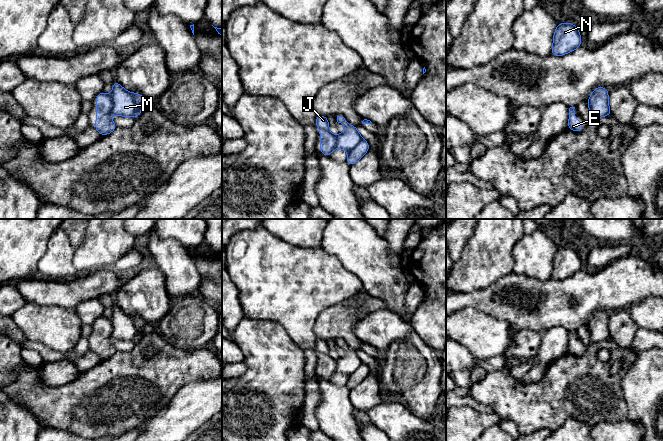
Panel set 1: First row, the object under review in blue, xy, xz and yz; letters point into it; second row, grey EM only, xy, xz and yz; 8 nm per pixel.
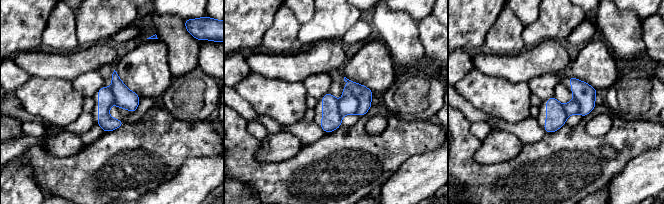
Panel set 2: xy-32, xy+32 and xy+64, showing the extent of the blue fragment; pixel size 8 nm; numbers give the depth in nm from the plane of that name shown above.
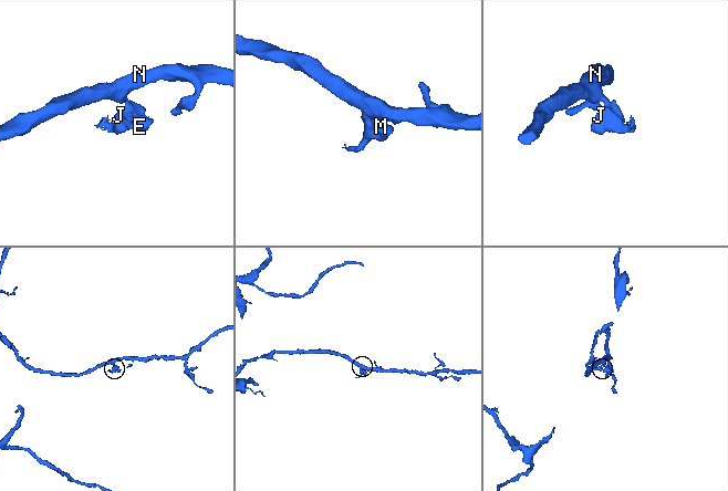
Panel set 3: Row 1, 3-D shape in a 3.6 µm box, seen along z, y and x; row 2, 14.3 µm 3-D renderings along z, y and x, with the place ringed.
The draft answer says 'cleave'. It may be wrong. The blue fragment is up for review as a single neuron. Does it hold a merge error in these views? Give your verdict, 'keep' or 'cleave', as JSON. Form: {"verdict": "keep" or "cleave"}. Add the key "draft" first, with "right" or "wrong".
{"draft": "right", "verdict": "cleave"}

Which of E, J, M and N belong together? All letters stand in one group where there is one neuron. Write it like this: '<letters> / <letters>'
E / J M N

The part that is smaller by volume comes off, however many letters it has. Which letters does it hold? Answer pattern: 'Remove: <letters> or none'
Remove: E

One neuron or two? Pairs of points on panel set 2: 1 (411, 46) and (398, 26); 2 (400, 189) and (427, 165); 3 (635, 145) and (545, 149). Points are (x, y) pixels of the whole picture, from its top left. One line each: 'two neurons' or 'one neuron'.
1: one neuron
2: one neuron
3: one neuron

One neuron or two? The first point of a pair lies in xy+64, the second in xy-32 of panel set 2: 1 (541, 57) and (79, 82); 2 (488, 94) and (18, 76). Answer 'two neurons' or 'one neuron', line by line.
1: two neurons
2: two neurons

